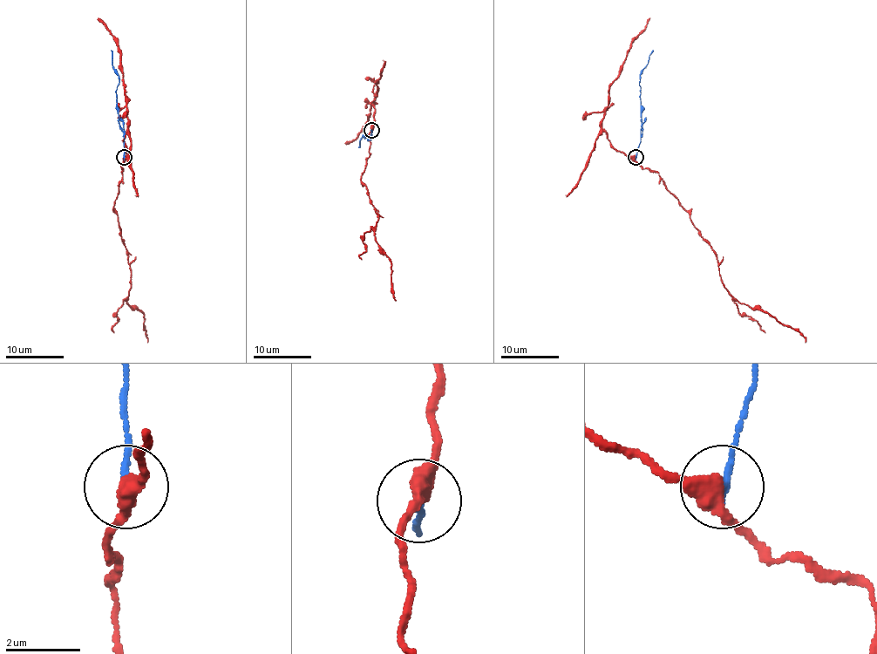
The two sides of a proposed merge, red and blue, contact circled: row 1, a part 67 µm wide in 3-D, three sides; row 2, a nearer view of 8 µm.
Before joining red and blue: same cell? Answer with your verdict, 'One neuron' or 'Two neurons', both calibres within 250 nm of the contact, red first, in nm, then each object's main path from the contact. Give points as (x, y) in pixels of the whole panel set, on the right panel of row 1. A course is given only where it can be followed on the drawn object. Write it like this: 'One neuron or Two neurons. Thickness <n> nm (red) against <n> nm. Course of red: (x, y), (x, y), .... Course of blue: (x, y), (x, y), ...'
Two neurons. Thickness 420 nm (red) against 200 nm. Course of red: (635, 157), (644, 168), (659, 174), (715, 251), (720, 281), (735, 298), (796, 329), (806, 342). Course of blue: (635, 157), (642, 122), (640, 73), (653, 51)

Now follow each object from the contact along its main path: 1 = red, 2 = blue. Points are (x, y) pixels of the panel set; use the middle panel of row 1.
1: (372, 130), (369, 139), (370, 153), (360, 180), (377, 214), (377, 242), (390, 266), (390, 290), (395, 301)
2: (372, 130), (372, 134), (363, 134), (366, 134), (360, 140), (359, 147)

